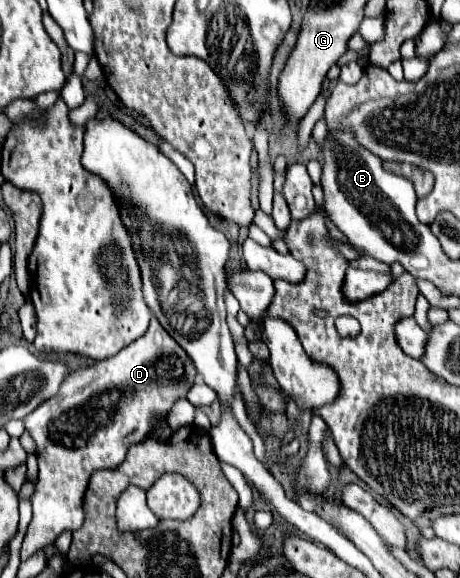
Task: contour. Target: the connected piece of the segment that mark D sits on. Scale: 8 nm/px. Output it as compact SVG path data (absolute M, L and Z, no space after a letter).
M152 318L144 336L134 340L130 346L122 348L110 360L96 362L94 366L70 374L62 382L54 398L42 402L32 414L24 418L24 424L36 442L40 472L36 482L36 494L32 496L34 514L20 548L20 562L28 560L36 548L48 546L60 532L76 530L78 526L82 526L84 522L82 496L86 492L90 474L98 468L108 468L108 470L118 468L124 462L128 448L132 444L144 442L154 430L154 424L166 418L172 406L180 398L188 396L194 378L196 378L196 368L190 356L186 354L186 350L180 348L180 344L162 328L158 318Z

